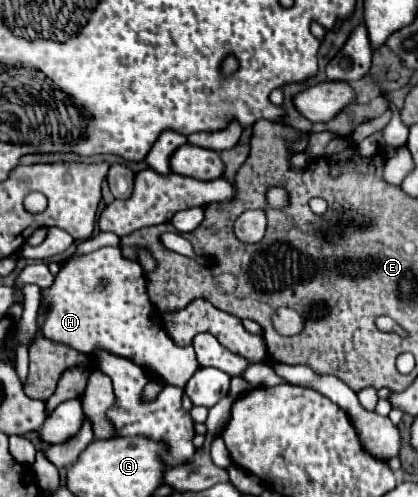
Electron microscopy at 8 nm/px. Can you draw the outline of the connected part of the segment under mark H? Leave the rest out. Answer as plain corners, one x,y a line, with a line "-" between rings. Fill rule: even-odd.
106,246
94,253
82,255
82,257
70,257
68,263
60,269
56,275
56,281
52,287
42,291
42,299
50,301
50,321
46,321
46,339
68,345
72,349
78,349
80,353
90,353
94,349
106,349
112,353
118,353
120,357
128,357
136,365
144,365
150,371
164,377
166,383
184,387
190,377
196,373
198,367
218,367
226,371
230,377
242,377
244,371
252,365
248,359
232,353
210,333
200,333
194,338
192,347
178,347
172,343
168,333
162,329
162,319
158,309
152,305
148,291
146,291
146,275
138,263
122,258
121,249

